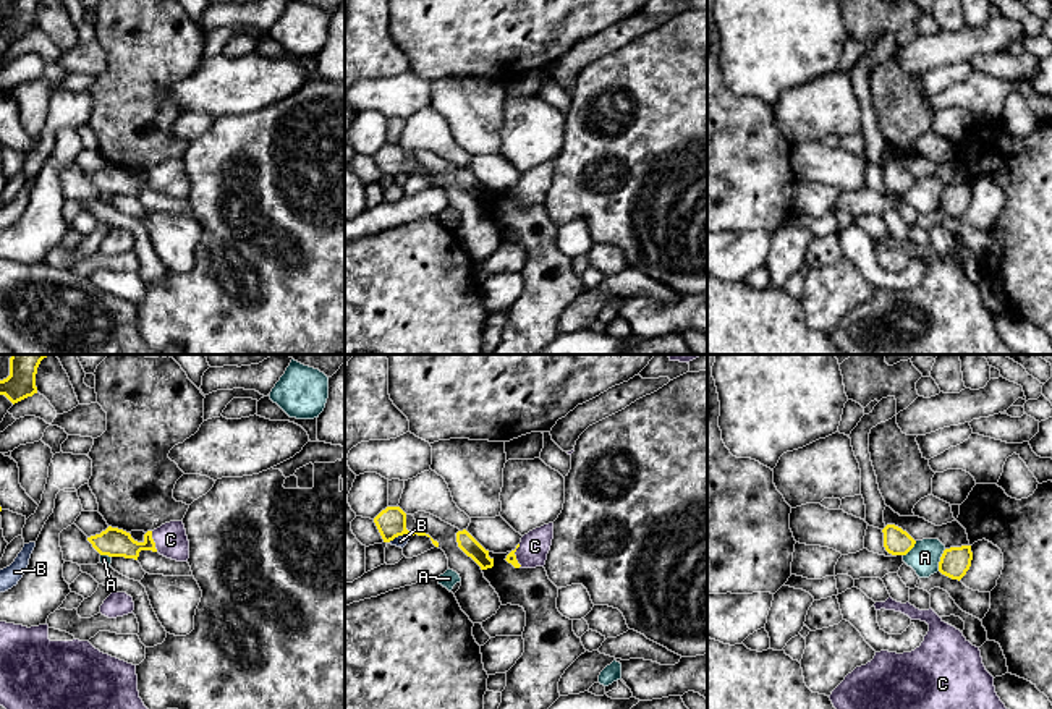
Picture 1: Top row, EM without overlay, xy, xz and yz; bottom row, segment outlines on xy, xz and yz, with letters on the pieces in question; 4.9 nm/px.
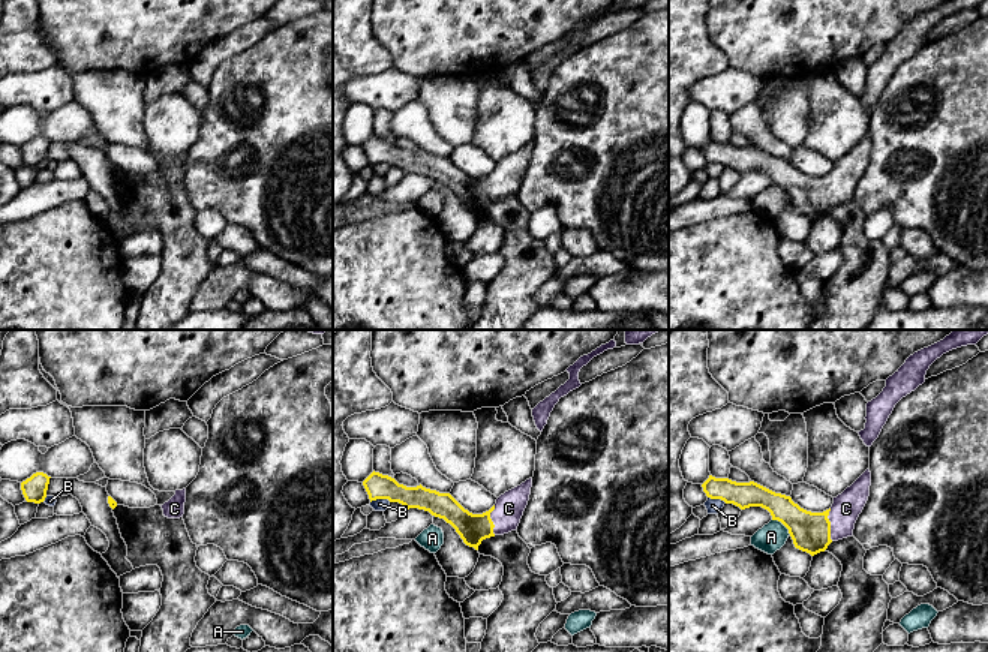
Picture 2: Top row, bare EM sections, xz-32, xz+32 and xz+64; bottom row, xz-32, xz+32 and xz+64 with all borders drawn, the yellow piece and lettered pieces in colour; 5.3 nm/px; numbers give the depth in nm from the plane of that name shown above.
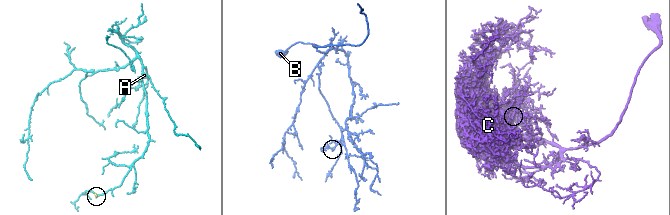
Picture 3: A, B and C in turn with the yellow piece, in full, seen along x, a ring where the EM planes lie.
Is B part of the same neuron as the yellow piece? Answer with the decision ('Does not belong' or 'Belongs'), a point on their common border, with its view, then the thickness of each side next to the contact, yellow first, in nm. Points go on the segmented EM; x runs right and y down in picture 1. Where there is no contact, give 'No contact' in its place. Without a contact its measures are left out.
Does not belong. Touches yellow at xz (398, 534). Thickness 140 nm (yellow) against 60 nm

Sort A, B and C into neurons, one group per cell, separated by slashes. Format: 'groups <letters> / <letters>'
groups A / B / C

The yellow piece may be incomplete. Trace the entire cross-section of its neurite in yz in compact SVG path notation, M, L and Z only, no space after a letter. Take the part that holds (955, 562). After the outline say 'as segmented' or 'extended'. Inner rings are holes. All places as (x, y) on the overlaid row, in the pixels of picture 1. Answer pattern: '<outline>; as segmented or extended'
M971 546L945 549L939 562L939 571L952 580L960 581L969 570L971 560Z; as segmented

